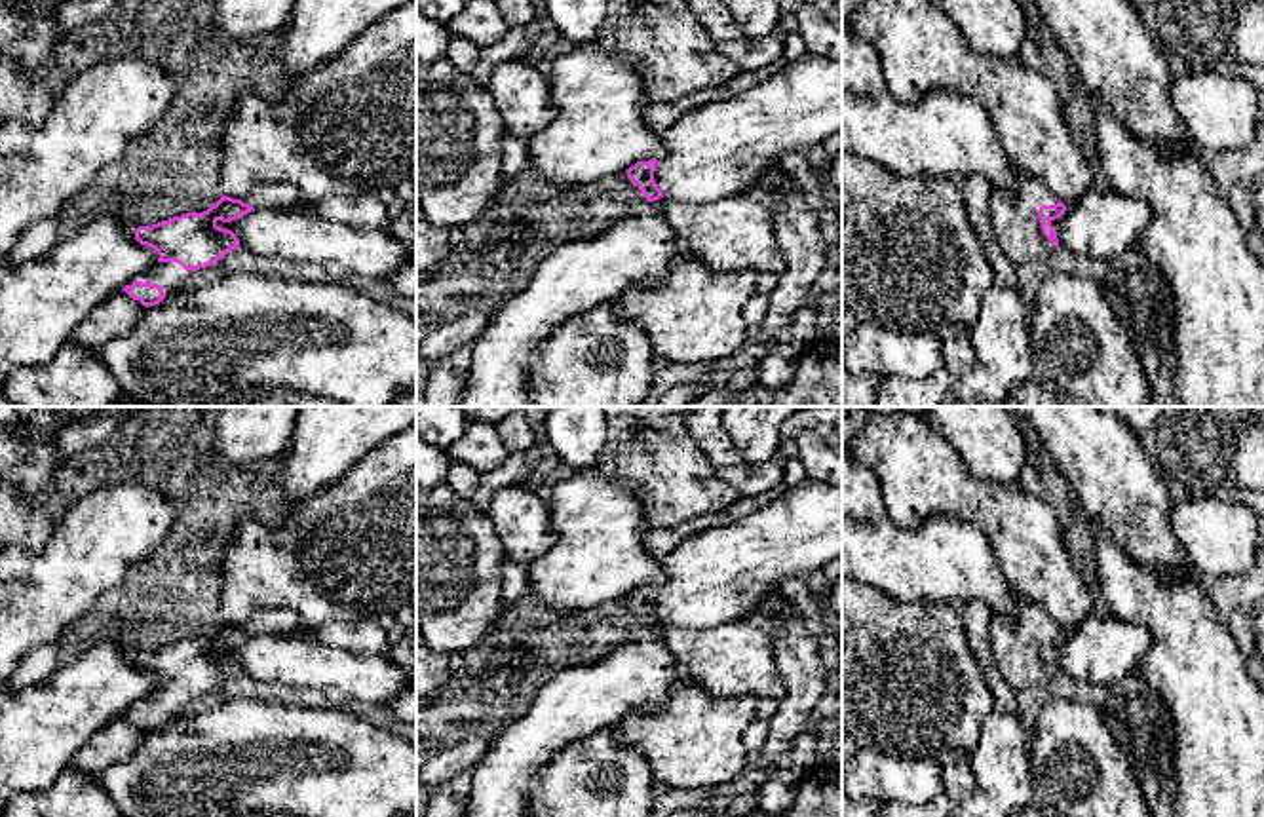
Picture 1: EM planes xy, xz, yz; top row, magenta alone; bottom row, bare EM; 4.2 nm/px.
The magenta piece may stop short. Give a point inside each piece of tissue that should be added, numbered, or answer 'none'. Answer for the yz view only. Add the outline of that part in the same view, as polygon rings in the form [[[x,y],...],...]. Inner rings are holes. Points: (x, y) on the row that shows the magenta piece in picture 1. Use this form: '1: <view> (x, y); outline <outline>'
1: yz (1017, 228); outline [[[1017,173],[1017,194],[1011,200],[1005,192],[990,188],[988,215],[996,241],[1013,264],[1030,262],[1049,255],[1055,245],[1042,234],[1038,211],[1042,205],[1059,203],[1057,196],[1036,177]]]

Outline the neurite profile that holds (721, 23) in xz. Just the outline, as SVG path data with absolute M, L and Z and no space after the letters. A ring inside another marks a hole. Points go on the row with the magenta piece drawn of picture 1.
M688 0L688 4L715 42L741 42L747 38L743 25L726 8L724 0Z

